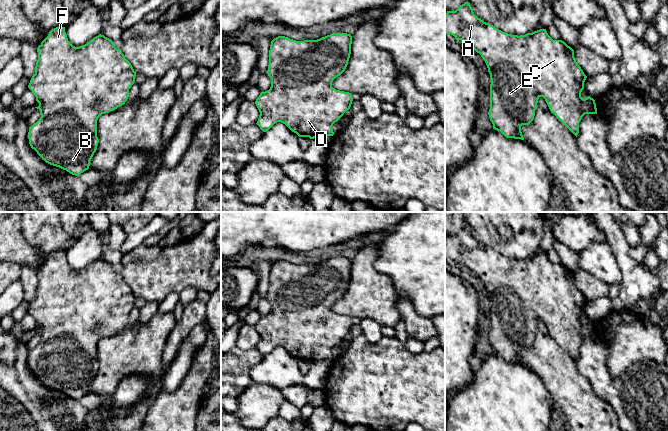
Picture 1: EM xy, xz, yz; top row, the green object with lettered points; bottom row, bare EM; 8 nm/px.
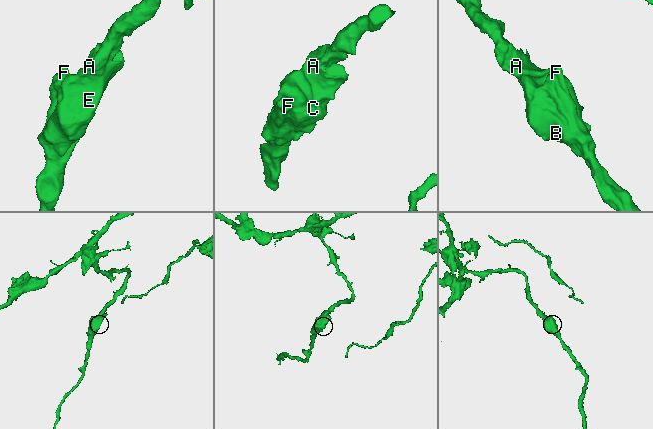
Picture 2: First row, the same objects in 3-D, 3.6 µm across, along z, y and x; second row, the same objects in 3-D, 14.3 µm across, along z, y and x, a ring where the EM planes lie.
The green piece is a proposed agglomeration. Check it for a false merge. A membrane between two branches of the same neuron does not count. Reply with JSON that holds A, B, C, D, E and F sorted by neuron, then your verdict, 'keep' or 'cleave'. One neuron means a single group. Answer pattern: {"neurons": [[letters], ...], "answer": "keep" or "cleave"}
{"neurons": [["A", "B", "C", "D", "E", "F"]], "answer": "keep"}

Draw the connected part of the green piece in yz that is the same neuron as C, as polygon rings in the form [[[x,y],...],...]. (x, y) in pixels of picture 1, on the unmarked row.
[[[465,226],[455,235],[445,239],[445,258],[451,258],[457,265],[469,268],[485,285],[490,298],[490,333],[488,336],[493,353],[507,362],[521,363],[522,349],[529,349],[535,340],[538,323],[543,321],[551,335],[576,361],[579,347],[585,338],[597,338],[596,327],[588,320],[583,323],[581,316],[587,300],[576,286],[574,274],[562,264],[553,264],[546,253],[540,253],[525,259],[511,259],[478,242],[470,229]]]

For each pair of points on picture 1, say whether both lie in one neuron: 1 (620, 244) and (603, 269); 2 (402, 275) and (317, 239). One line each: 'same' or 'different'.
1: different
2: different

